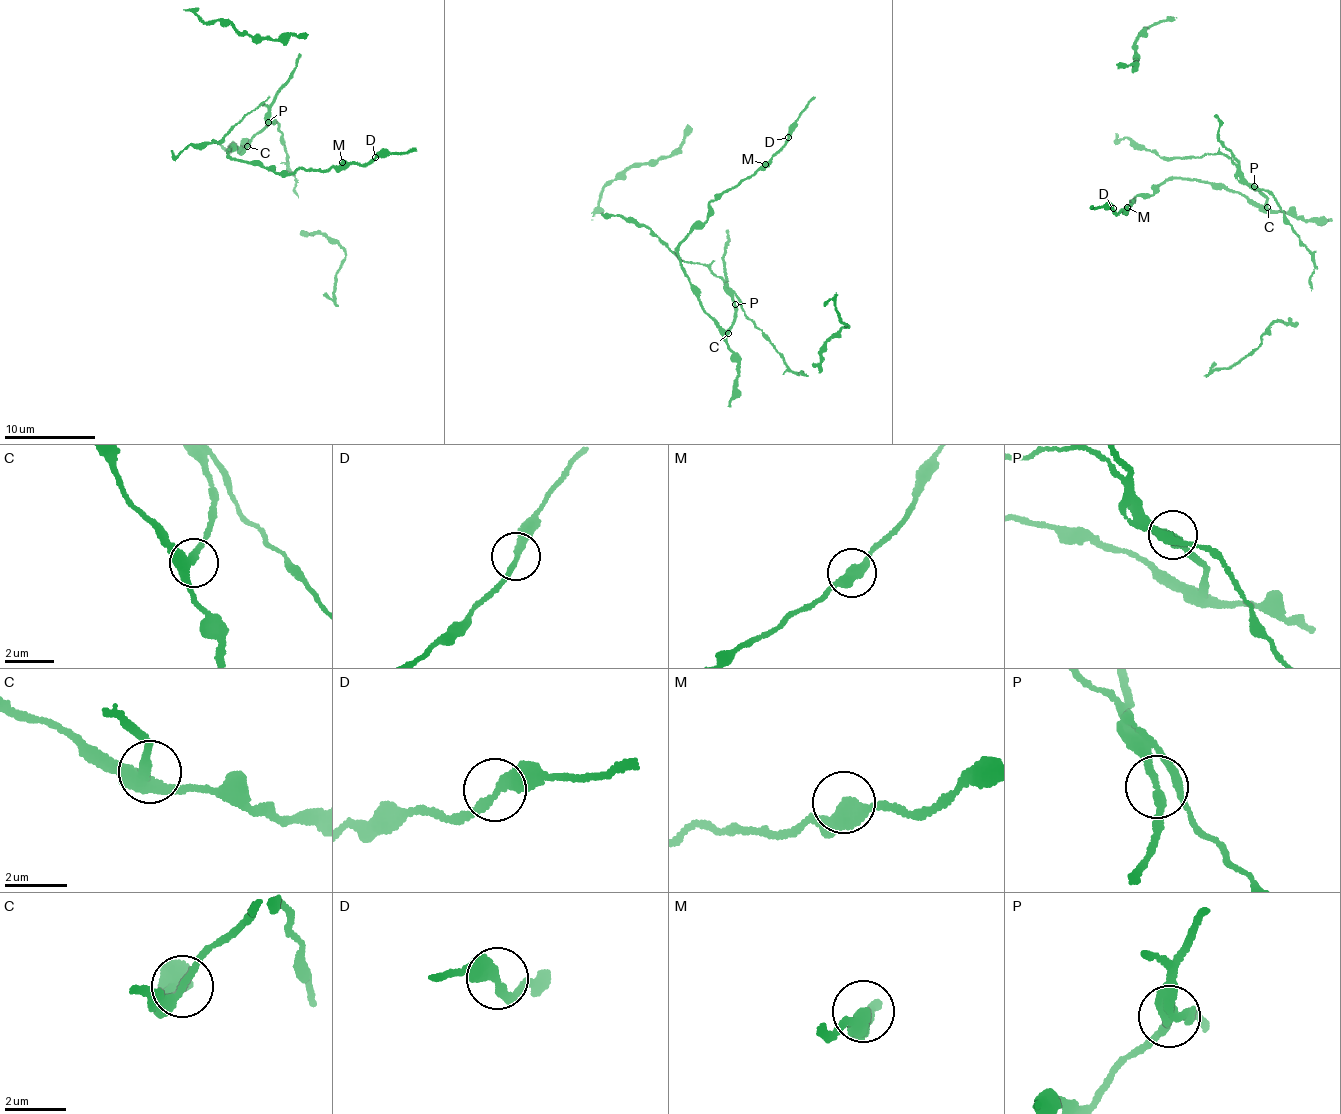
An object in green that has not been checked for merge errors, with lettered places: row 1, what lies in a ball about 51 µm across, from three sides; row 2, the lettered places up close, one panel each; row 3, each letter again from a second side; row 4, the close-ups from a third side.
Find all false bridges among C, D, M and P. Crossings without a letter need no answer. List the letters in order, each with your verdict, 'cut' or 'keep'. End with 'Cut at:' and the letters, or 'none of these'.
C: keep
D: keep
M: keep
P: cut
Cut at: P

